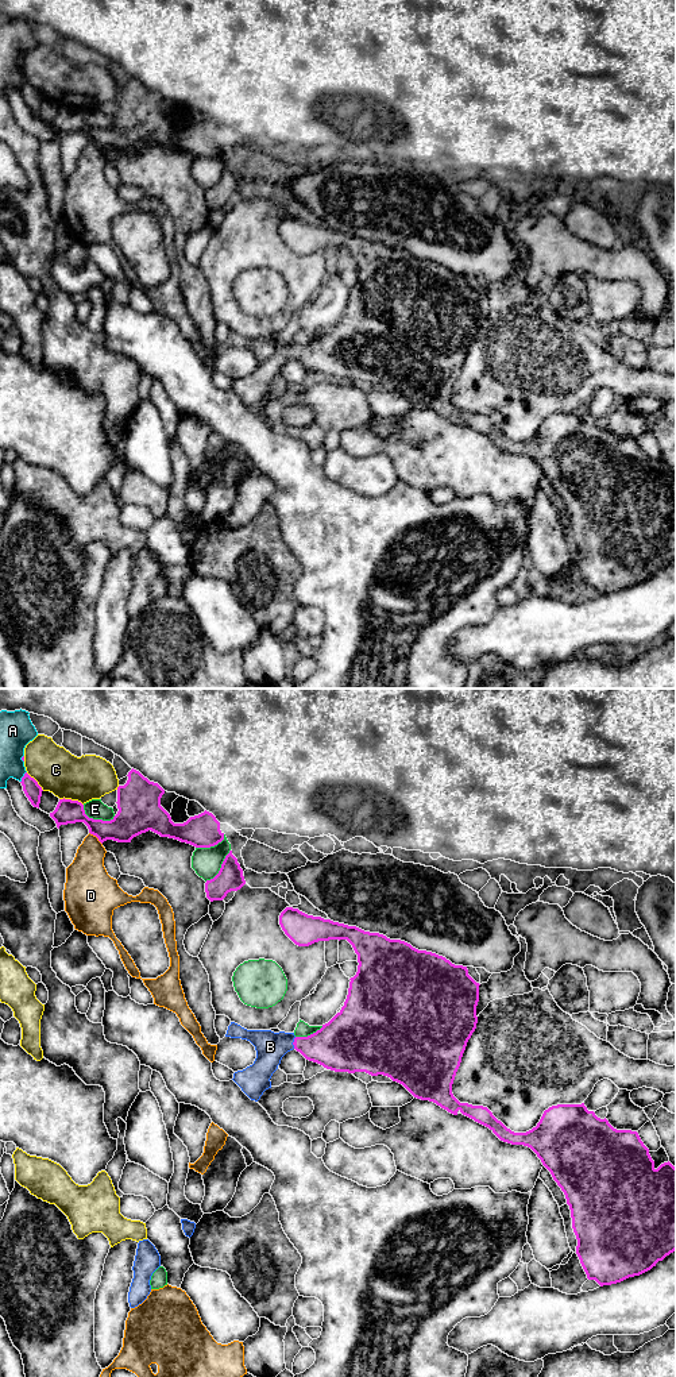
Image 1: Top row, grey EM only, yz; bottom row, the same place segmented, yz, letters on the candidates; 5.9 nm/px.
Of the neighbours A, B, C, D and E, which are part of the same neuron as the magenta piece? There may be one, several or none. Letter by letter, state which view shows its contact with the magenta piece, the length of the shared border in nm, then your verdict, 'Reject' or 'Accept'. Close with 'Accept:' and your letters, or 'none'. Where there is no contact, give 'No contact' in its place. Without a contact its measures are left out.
A: Touches magenta in yz. Shared border 80 nm. Reject
B: Touches magenta in yz. Shared border 70 nm. Accept
C: Touches magenta in yz. Shared border 150 nm. Reject
D: Touches magenta in yz. Shared border 110 nm. Reject
E: Touches magenta in yz. Shared border 220 nm. Reject
Accept: B

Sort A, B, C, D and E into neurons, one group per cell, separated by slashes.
A / B / C / D / E

